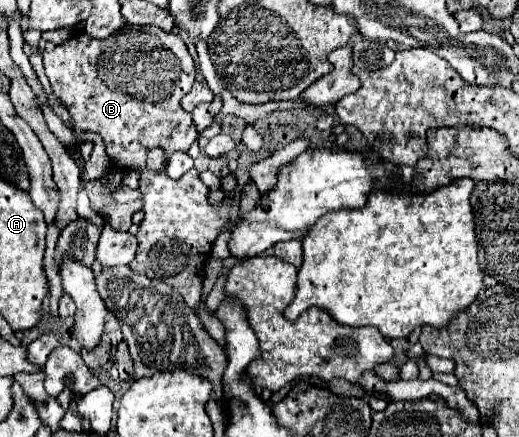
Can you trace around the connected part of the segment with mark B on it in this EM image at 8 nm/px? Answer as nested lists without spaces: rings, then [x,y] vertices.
[[[126,24],[120,32],[104,40],[88,38],[84,32],[74,32],[66,42],[58,44],[52,52],[44,52],[44,72],[50,80],[52,92],[62,100],[72,118],[72,130],[78,138],[86,132],[100,134],[110,158],[112,170],[144,170],[146,154],[152,148],[164,150],[164,168],[174,152],[188,152],[198,140],[198,130],[190,112],[182,112],[180,100],[192,90],[196,78],[194,60],[178,34],[166,34],[158,26],[132,26]]]

